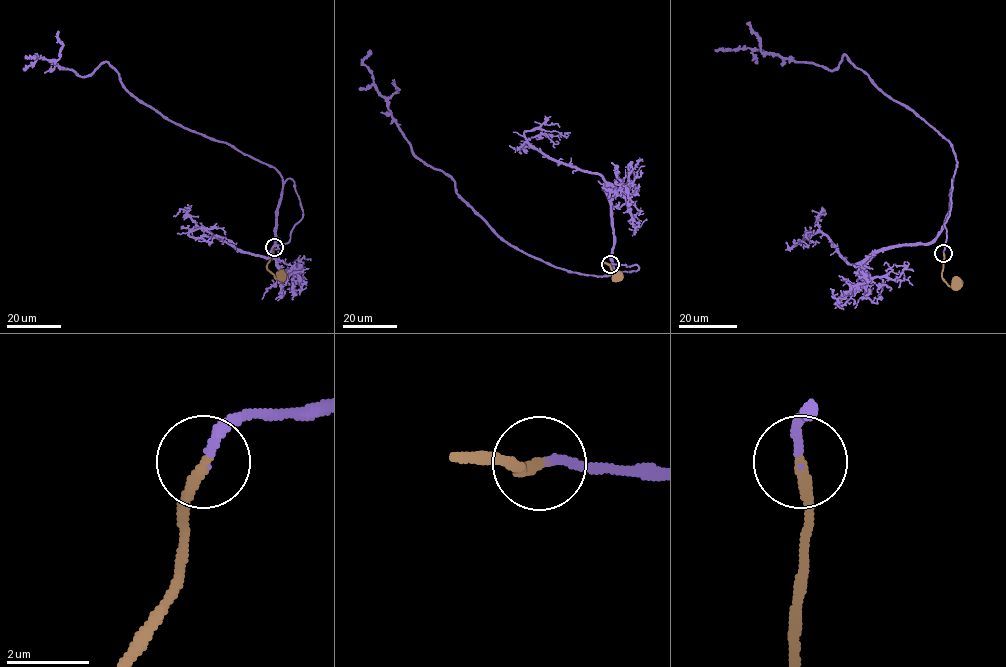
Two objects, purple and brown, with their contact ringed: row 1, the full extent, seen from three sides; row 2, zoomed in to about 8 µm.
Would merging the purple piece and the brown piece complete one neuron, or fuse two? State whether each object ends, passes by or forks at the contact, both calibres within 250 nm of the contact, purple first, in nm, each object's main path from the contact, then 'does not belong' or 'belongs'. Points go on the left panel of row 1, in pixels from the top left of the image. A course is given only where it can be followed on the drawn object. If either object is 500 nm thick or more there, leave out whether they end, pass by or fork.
purple ends there; brown ends there; 220 nm thick on the purple side, 280 nm on the other; purple runs (274, 247), (302, 217), (290, 178), (167, 120), (106, 61), (80, 76), (26, 57), (34, 57); brown runs (274, 247), (267, 269), (277, 279), (281, 277); belongs

